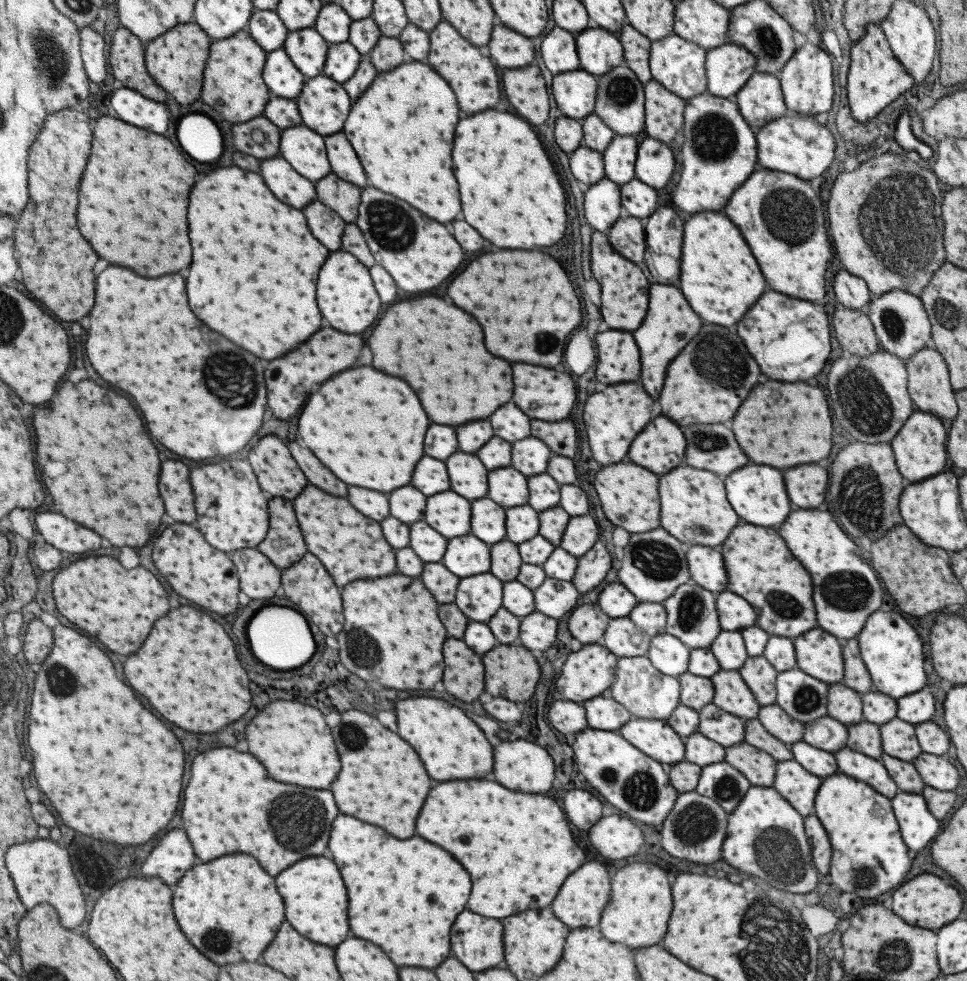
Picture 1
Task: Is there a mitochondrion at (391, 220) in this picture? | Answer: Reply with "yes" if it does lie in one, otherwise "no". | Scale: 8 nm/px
yes

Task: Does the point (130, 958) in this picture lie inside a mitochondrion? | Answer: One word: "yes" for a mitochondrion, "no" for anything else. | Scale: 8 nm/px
no

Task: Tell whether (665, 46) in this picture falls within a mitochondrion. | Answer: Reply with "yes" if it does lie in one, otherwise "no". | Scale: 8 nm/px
no

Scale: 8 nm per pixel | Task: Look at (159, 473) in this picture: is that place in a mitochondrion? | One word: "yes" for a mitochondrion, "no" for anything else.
no

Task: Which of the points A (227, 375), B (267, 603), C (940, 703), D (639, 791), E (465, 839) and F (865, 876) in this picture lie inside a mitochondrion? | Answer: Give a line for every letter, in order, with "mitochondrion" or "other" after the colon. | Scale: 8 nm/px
A: mitochondrion
B: other
C: other
D: mitochondrion
E: other
F: mitochondrion

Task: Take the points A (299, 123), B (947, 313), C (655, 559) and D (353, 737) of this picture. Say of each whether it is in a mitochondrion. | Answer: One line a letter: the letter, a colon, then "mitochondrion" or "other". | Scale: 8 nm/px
A: other
B: mitochondrion
C: mitochondrion
D: mitochondrion

